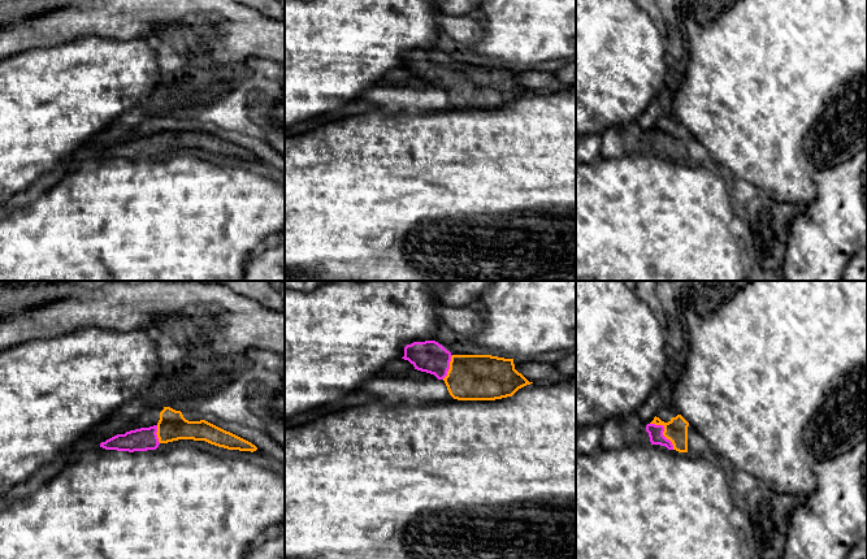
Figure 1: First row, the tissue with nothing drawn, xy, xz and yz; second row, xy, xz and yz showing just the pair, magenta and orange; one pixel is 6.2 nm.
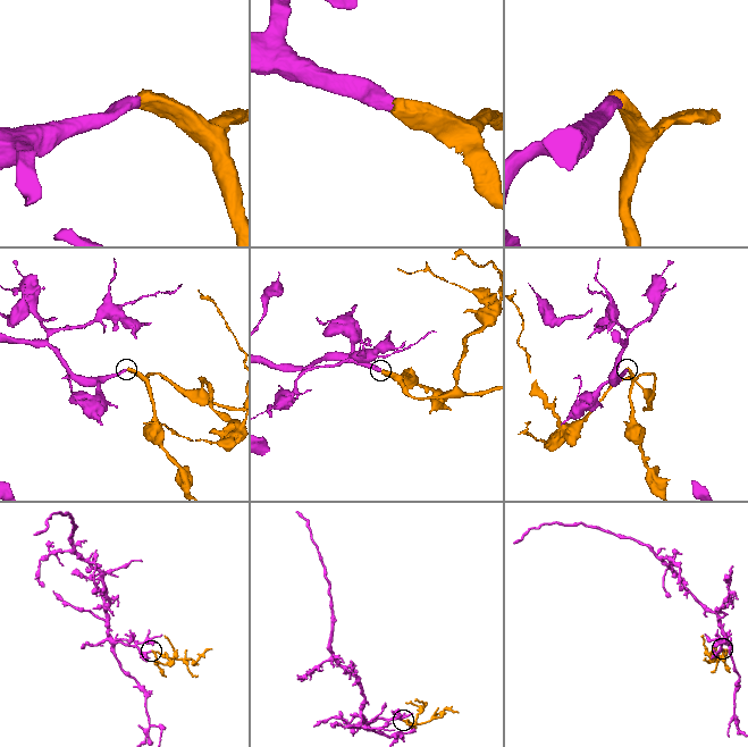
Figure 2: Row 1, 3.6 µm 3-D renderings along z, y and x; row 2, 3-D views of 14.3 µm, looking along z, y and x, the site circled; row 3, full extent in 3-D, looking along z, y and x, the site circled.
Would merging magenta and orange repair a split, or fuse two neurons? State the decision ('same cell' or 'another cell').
same cell

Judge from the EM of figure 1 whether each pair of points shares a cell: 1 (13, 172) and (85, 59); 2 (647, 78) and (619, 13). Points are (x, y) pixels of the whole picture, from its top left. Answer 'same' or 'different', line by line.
1: same
2: same

